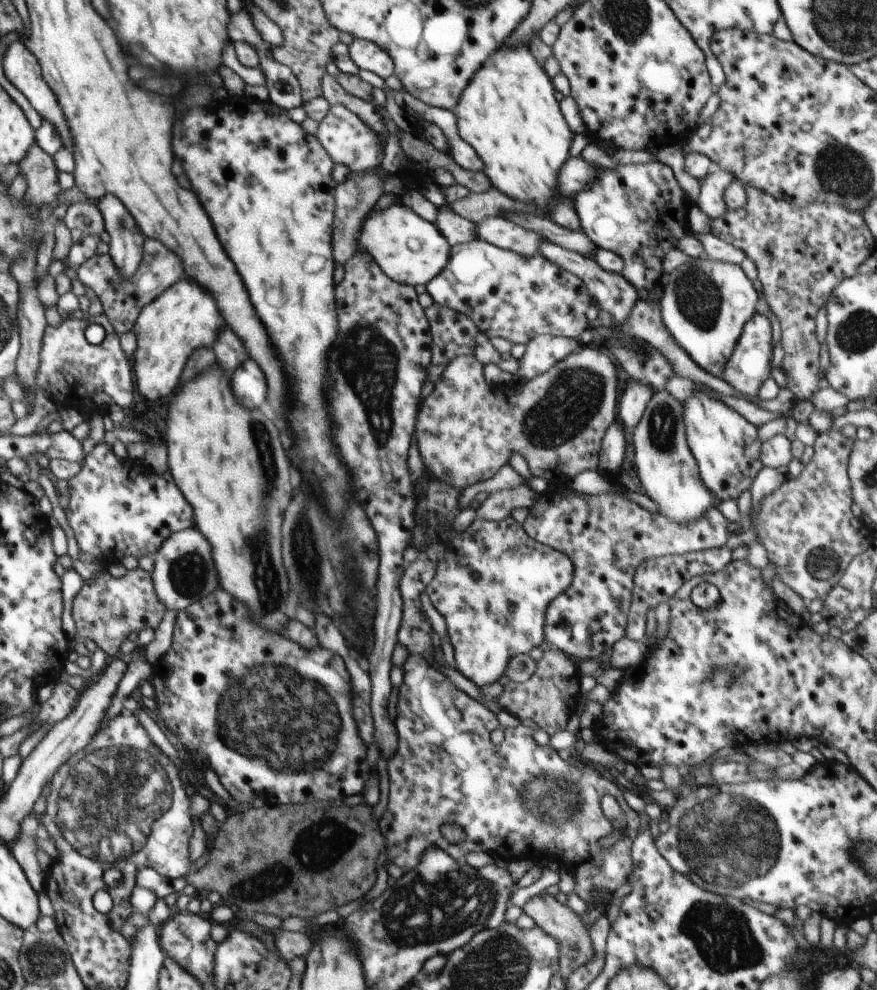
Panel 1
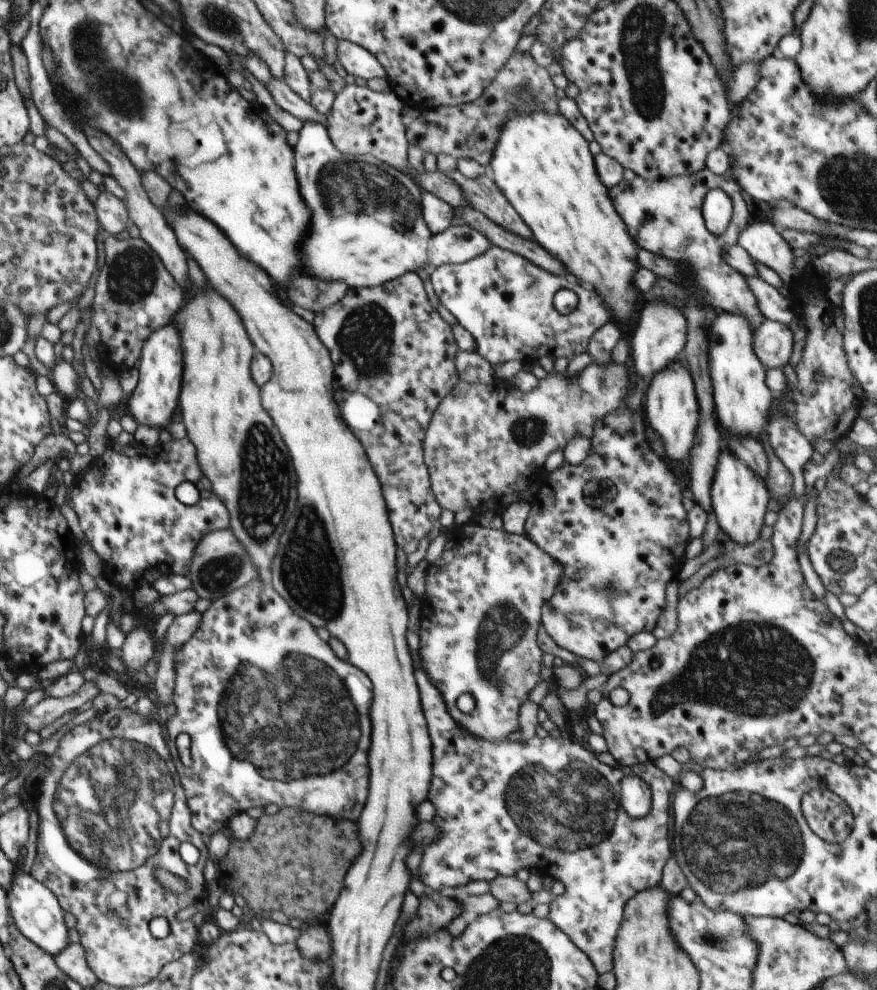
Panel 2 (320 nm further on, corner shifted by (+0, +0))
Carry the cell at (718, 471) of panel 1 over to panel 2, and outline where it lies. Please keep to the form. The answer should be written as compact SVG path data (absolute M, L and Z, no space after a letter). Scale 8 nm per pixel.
M724 448L719 454L717 469L711 486L711 510L715 512L724 536L741 547L760 539L770 494L765 482L751 468L741 463L732 452Z

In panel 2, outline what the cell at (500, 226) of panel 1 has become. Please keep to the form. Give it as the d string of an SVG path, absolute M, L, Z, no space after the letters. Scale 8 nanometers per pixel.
M460 221L444 232L432 235L427 246L427 269L442 265L457 265L480 256L491 242L476 229Z

